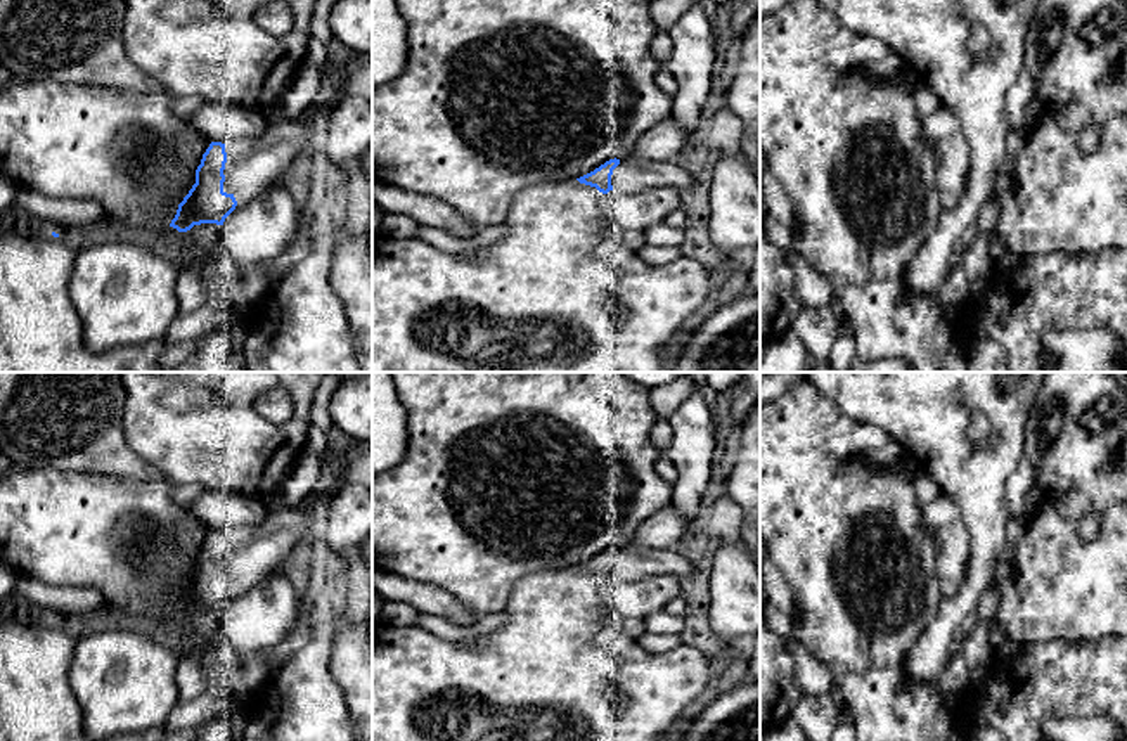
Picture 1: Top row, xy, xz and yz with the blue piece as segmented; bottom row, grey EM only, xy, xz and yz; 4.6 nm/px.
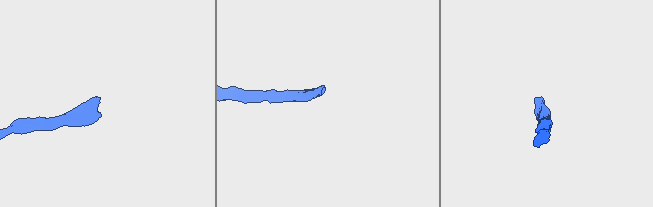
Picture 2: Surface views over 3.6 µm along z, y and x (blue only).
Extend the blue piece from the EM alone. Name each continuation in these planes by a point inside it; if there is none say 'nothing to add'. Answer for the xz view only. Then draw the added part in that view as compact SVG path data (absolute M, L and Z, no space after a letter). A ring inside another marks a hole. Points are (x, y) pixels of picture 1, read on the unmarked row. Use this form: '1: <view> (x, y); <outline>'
1: xz (632, 561); M625 544L613 557L613 578L646 578L660 573L670 573L686 578L694 573L694 563L670 549L649 549Z

